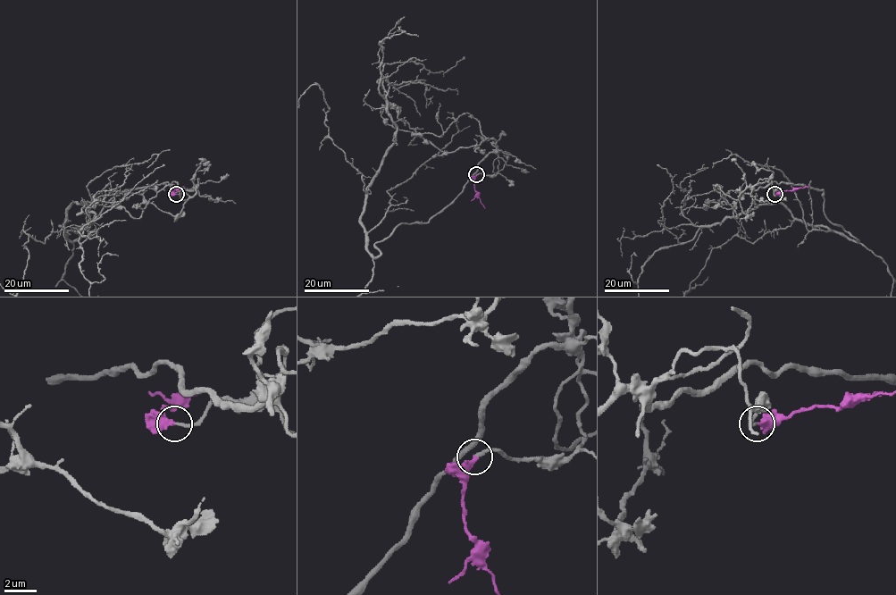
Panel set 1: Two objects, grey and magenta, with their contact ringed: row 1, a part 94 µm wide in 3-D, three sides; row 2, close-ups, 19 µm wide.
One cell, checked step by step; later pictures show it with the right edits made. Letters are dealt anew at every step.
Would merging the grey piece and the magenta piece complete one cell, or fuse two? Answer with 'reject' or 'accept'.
accept

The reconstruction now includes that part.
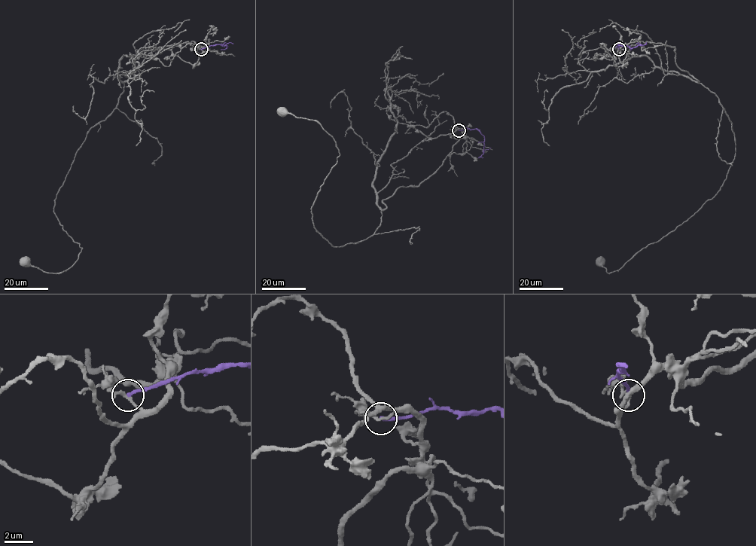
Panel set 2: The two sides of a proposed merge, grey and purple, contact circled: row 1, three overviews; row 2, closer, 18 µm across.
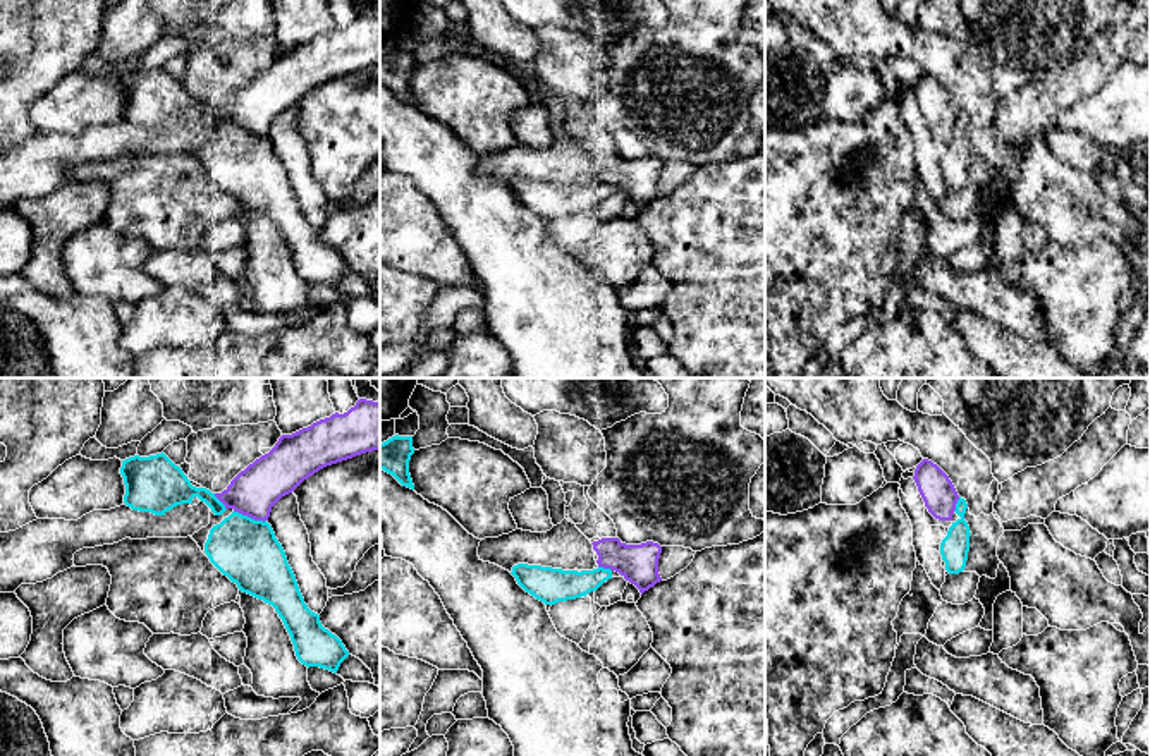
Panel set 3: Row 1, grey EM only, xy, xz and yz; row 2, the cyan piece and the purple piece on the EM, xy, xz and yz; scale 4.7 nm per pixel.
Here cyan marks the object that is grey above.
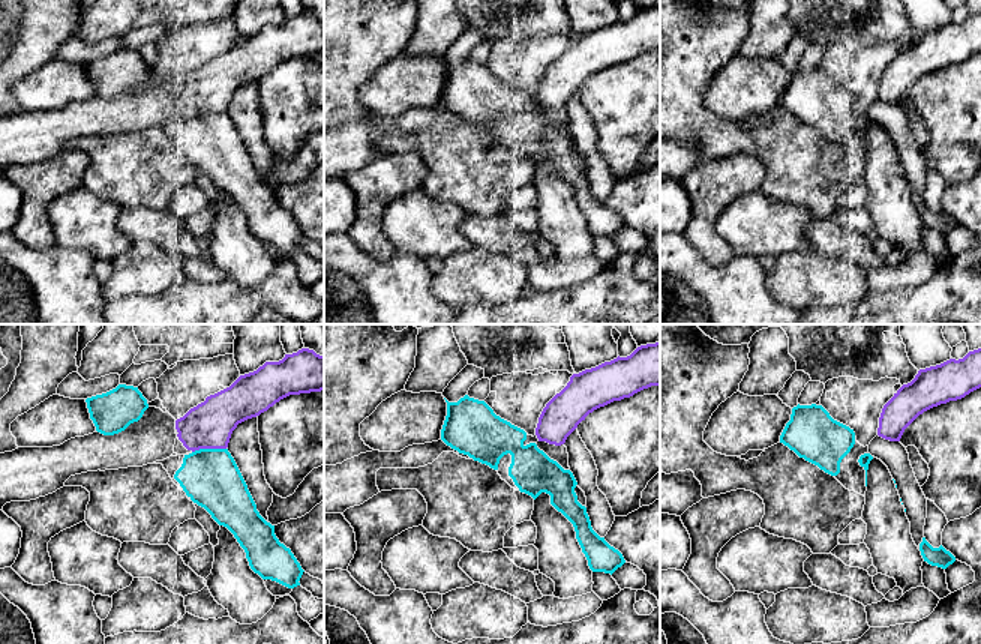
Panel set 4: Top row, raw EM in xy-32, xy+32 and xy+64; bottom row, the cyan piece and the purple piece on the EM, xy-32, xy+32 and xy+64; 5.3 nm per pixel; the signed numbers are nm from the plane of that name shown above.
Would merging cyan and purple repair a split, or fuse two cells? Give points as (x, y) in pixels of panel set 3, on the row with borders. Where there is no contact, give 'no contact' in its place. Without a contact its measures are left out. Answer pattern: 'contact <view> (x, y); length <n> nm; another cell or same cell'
contact xy (250, 518); length 160 nm; another cell

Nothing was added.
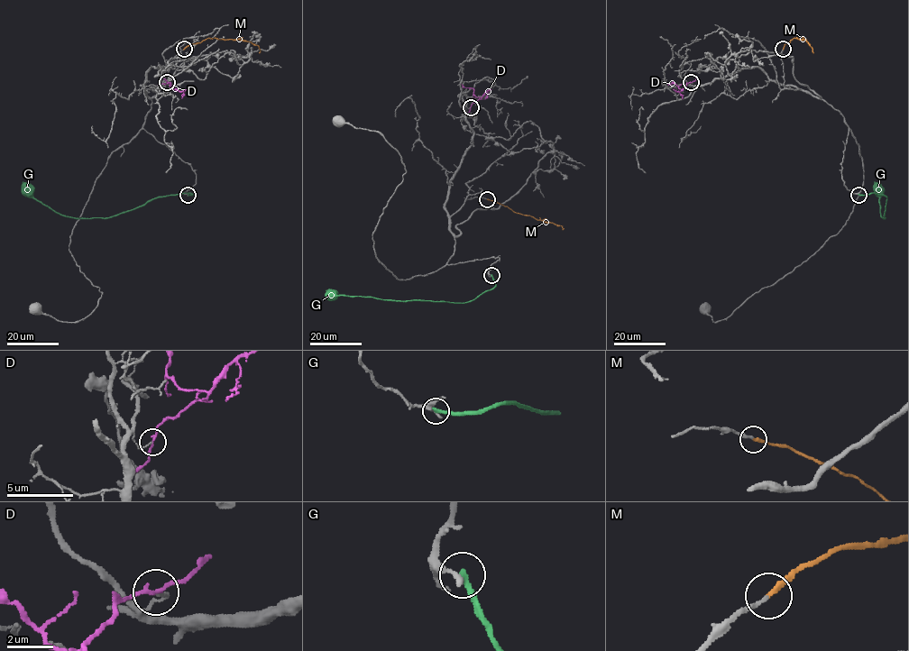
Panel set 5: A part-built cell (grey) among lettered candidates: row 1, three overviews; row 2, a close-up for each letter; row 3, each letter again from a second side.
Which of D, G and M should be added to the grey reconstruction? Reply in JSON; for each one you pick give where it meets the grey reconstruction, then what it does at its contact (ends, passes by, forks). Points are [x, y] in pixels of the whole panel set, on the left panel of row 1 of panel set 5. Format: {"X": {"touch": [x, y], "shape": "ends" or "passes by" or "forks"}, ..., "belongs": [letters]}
{"M": {"touch": [184, 49], "shape": "ends"}, "belongs": ["M"]}

